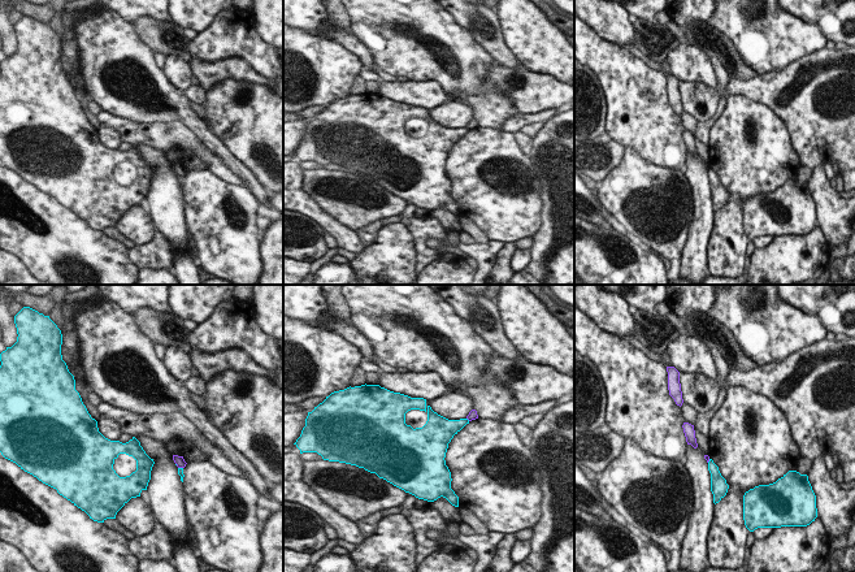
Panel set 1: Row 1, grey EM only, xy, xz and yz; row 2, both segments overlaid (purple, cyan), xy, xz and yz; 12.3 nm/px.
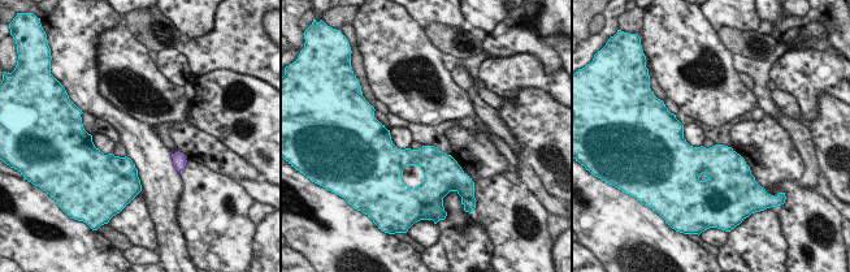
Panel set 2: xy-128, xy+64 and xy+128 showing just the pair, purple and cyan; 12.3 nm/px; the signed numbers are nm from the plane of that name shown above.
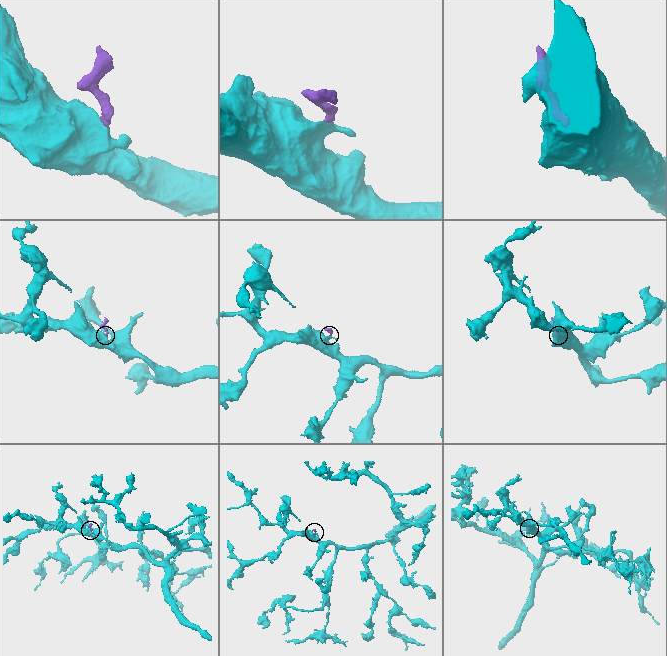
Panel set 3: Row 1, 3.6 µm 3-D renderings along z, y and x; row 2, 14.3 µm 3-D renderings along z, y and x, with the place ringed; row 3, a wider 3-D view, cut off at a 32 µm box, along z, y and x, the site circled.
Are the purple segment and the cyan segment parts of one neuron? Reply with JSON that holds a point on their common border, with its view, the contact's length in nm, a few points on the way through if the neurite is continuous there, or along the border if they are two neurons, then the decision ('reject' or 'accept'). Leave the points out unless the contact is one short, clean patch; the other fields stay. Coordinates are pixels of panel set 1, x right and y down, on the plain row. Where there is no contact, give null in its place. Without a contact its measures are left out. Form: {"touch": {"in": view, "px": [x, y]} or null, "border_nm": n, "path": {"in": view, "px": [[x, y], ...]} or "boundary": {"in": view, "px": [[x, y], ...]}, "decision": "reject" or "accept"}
{"touch": {"in": "xy", "px": [181, 176]}, "border_nm": 70, "boundary": {"in": "xy", "px": [[178, 176], [182, 177]]}, "decision": "reject"}

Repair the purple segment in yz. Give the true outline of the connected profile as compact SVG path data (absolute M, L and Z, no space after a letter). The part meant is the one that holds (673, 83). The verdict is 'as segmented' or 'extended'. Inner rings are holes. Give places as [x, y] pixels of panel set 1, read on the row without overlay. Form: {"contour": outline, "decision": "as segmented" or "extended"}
{"contour": "M667 75L668 81L668 99L669 104L674 108L677 114L682 114L682 100L680 92L680 81L674 75Z", "decision": "as segmented"}

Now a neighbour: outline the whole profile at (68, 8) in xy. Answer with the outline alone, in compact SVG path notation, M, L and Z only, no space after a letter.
M78 0L78 1L73 1L73 3L66 3L66 4L64 4L61 18L65 14L70 14L75 10L87 8L90 4L96 3L96 1L99 1L99 0Z

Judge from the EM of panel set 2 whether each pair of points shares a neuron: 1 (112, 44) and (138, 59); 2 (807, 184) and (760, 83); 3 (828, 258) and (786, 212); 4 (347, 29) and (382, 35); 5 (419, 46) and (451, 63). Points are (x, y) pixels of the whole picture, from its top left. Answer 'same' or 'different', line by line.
1: same
2: same
3: same
4: different
5: different

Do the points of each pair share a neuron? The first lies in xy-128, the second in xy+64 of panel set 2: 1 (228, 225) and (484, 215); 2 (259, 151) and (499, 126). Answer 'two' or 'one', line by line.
1: one
2: two

